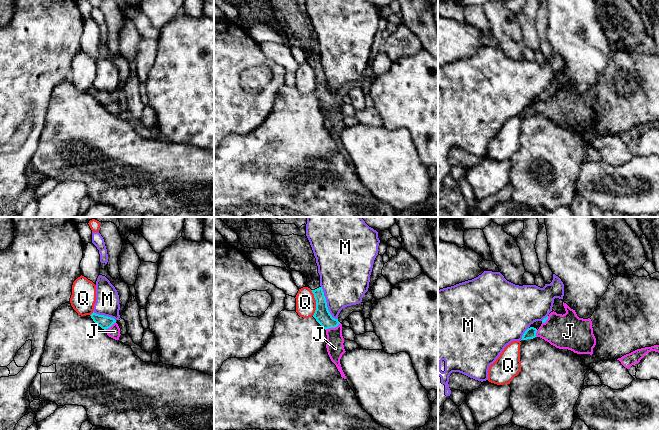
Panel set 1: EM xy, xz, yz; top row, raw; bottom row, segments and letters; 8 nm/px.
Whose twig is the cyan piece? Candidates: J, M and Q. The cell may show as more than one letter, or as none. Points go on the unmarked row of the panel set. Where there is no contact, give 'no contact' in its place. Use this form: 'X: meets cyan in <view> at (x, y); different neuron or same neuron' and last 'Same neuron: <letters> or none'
J: meets cyan in xz at (332, 103); same neuron
M: meets cyan in xz at (326, 80); different neuron
Q: meets cyan in xz at (316, 79); different neuron
Same neuron: J

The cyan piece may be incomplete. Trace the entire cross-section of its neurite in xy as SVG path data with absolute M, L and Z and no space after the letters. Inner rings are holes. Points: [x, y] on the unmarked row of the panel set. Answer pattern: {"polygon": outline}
{"polygon": "M94 88L90 92L98 102L100 102L102 105L106 107L109 113L115 116L119 116L119 113L121 111L120 104L114 94L99 91Z"}

